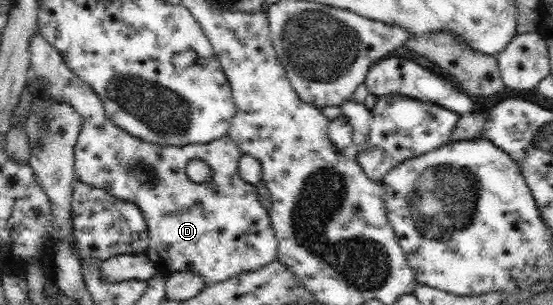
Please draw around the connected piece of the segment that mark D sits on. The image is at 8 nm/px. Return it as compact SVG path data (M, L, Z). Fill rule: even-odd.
M39 31L30 41L31 74L47 84L55 101L71 104L83 117L83 125L74 147L74 173L83 183L107 190L113 197L131 202L139 207L148 226L150 243L145 255L153 261L157 271L166 274L187 271L201 276L206 285L219 284L231 277L242 275L267 263L278 255L278 241L271 217L259 202L255 184L247 183L239 175L238 161L242 156L229 134L207 143L187 143L181 147L165 147L161 143L147 143L124 129L117 127L106 115L103 102L79 75L63 61L61 54ZM192 159L201 159L212 169L210 182L192 181L185 168Z

